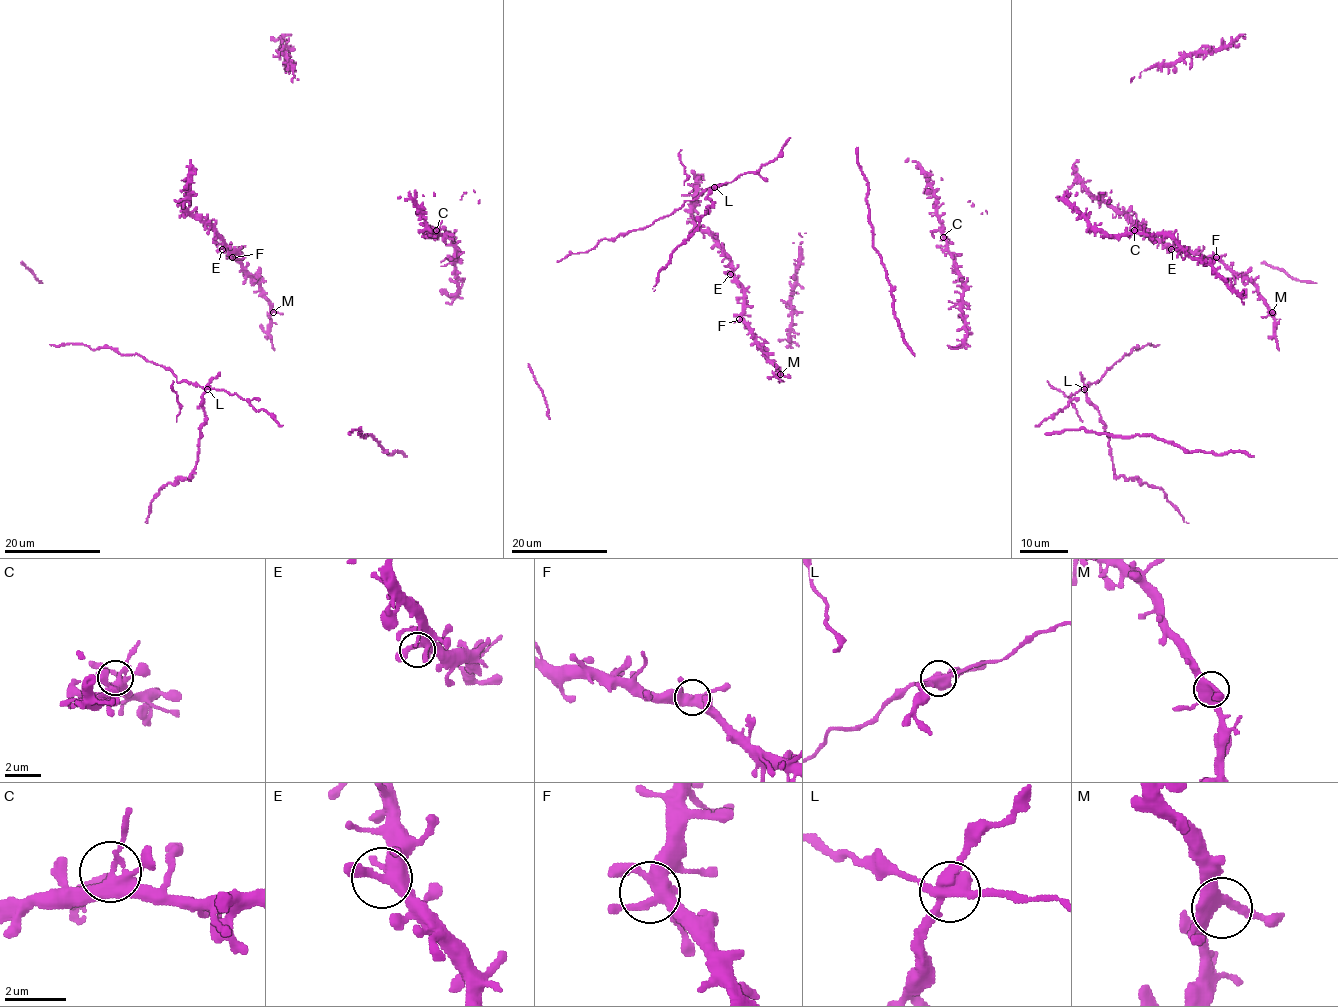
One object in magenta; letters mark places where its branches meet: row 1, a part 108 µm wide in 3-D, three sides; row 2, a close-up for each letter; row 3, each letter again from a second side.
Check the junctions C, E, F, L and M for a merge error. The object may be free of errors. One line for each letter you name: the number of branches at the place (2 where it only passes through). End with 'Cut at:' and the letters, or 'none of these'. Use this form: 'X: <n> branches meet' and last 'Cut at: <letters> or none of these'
L: 4 branches meet
Cut at: L

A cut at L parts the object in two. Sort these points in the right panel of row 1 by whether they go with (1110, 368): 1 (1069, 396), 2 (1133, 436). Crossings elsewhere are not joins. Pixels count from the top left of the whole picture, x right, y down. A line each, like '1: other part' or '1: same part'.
1: same part
2: same part

